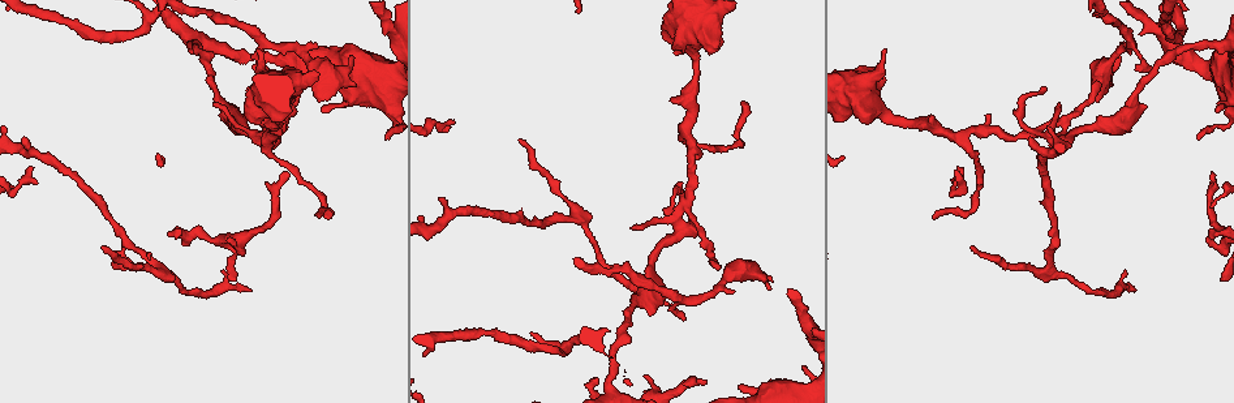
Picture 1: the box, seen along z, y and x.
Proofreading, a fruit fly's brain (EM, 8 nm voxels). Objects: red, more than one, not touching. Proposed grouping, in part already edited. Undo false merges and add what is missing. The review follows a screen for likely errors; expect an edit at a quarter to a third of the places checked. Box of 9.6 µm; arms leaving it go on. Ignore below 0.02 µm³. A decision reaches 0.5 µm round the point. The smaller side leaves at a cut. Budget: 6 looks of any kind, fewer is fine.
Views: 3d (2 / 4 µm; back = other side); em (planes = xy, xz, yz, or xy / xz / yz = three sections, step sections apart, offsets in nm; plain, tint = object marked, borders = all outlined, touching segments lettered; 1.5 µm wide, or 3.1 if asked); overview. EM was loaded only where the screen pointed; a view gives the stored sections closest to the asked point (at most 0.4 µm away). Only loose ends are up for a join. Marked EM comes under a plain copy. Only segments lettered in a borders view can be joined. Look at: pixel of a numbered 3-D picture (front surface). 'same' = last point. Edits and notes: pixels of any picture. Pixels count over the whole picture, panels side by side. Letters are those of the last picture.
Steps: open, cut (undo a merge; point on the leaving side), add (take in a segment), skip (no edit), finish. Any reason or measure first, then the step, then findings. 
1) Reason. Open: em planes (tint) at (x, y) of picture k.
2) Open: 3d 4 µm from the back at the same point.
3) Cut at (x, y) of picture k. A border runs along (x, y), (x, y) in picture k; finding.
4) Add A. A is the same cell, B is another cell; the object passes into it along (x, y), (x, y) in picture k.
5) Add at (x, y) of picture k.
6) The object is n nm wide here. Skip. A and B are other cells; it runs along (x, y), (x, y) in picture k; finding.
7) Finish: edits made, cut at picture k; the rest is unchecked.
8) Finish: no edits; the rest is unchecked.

Tapers out. Open: em yz step 8 (borders) at (285, 173) of picture 1.

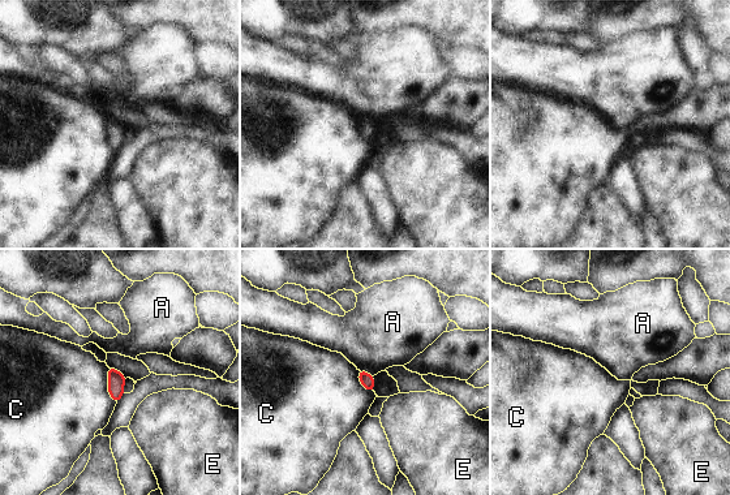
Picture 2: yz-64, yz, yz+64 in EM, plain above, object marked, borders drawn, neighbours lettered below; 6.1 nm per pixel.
Another direction. Open: em planes (borders) at the same point.

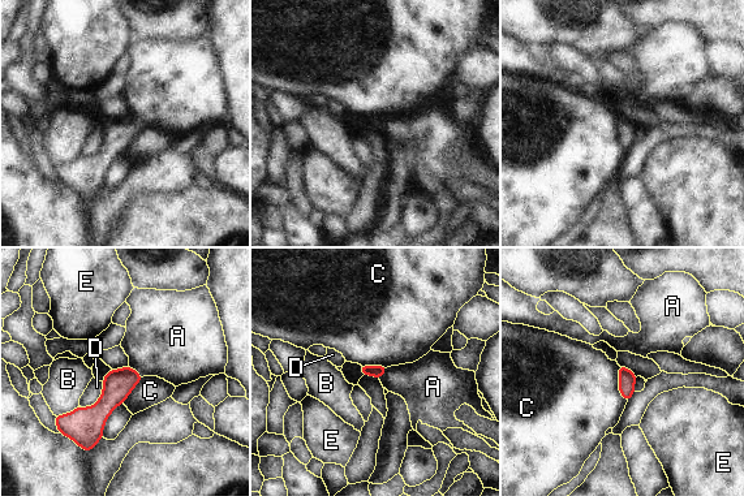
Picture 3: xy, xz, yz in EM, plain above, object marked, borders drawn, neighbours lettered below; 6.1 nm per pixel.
The object is 80 nm wide here. Add A. A is the same cell, B, C, D and E are other cells; it goes on there.

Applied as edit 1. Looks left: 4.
Tapers out. Open: em planes (borders) at (1150, 69) of picture 1.

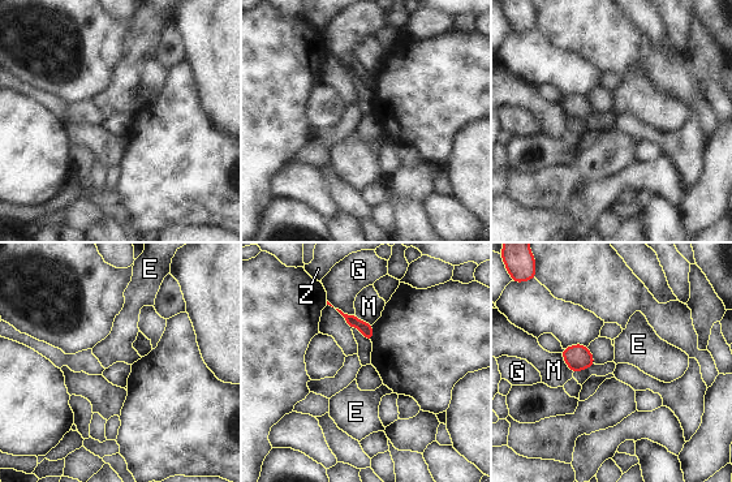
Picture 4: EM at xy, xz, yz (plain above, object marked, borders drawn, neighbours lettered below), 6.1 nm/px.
Skip. E, G, M and Z are other cells; a border runs along (560, 353), (573, 371) in picture 4; none of them fits.

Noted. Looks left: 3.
An open end. Open: em xz step 4 (borders) at (258, 52) of picture 1.

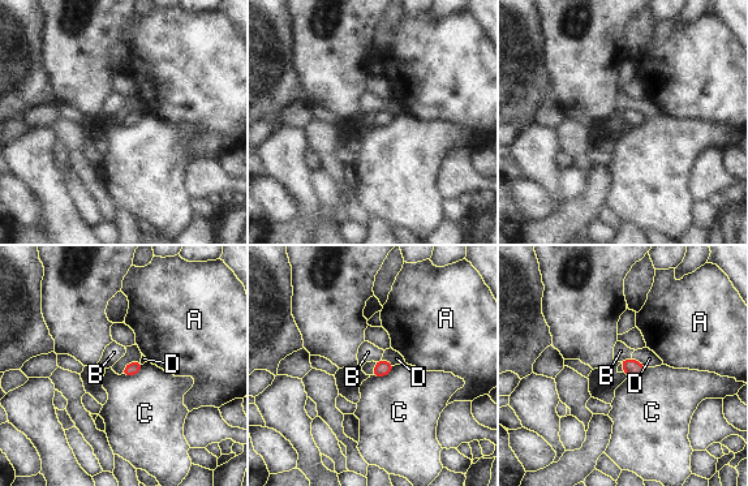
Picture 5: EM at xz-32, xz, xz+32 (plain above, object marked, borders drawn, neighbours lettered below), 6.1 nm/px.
Skip. A, B, C and D are other cells; a border runs along (143, 364), (130, 375), (121, 374) in picture 5; none of them fits.

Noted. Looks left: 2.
Finish: edits made, add at picture 3; the rest is unchecked.

